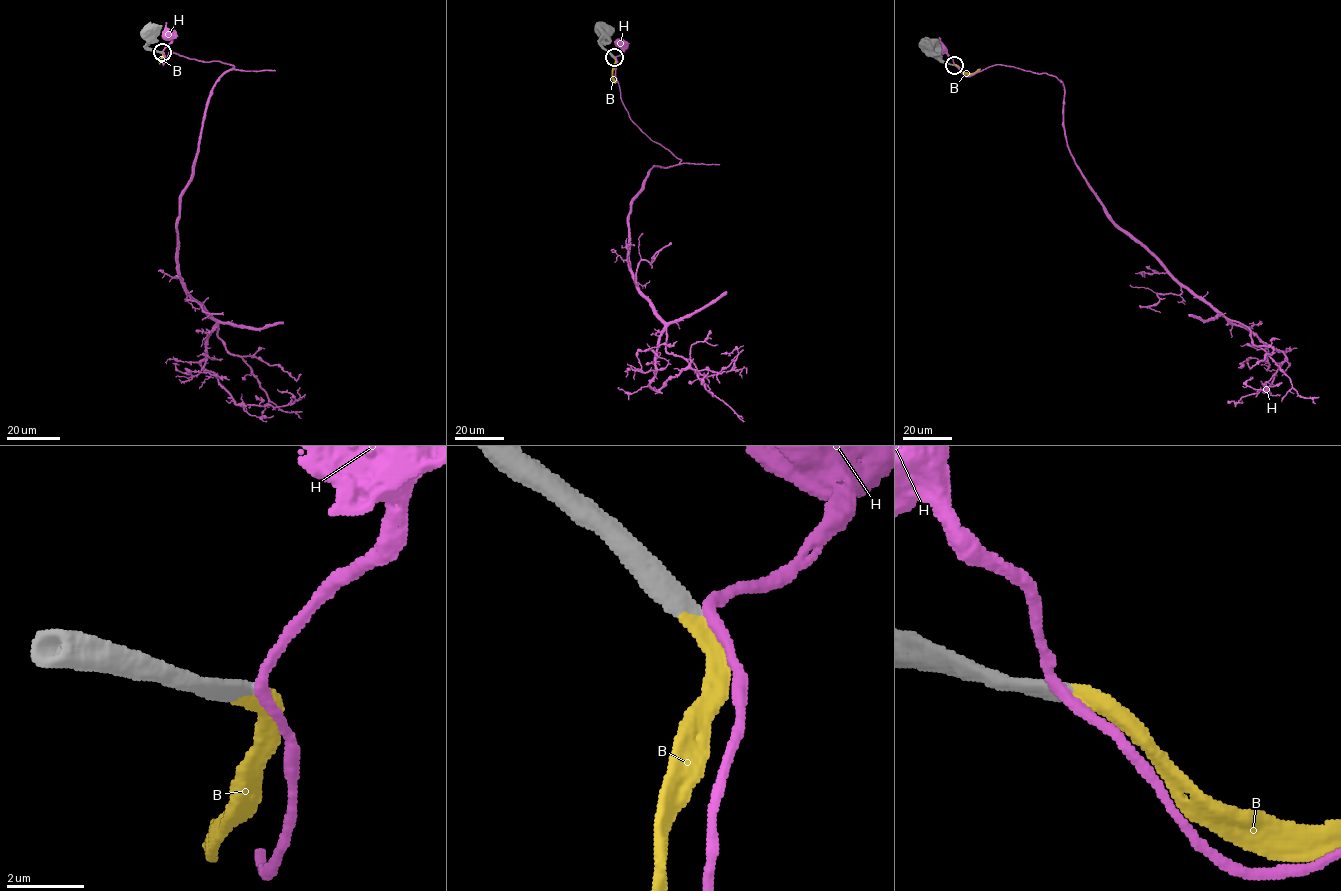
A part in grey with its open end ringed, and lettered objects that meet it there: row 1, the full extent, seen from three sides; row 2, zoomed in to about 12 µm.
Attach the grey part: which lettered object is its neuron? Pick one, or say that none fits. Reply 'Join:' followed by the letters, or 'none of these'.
Join: B

